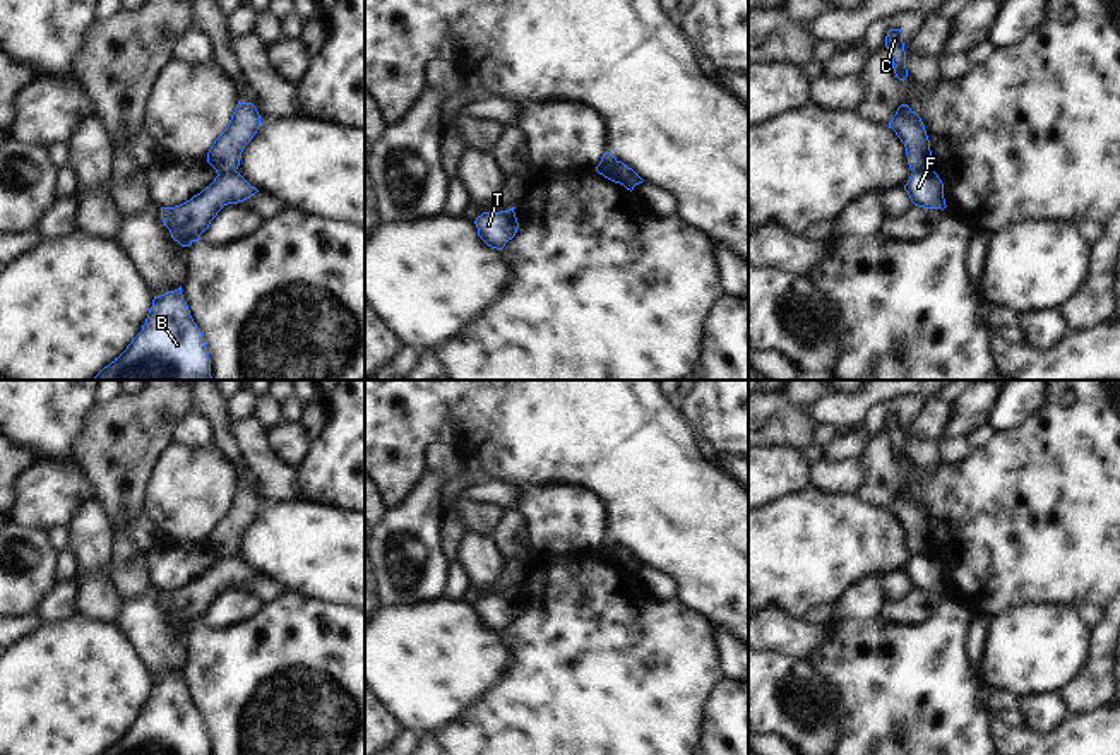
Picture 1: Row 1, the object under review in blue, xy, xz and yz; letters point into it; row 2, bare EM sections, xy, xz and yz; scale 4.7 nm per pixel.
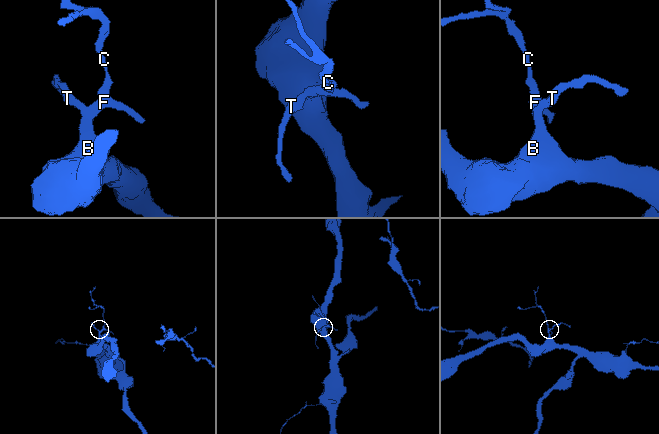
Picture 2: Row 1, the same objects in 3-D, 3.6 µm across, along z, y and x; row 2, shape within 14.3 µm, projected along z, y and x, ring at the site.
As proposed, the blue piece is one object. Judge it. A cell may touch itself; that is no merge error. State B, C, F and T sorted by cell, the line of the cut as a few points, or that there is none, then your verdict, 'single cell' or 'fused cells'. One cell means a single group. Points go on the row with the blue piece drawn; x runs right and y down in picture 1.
B F T / C; cut in xz along (617, 161), (605, 168), (598, 166); fused cells

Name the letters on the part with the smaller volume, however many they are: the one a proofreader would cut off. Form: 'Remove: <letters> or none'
Remove: C

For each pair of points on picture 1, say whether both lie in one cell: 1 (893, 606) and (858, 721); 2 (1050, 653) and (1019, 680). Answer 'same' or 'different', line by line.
1: different
2: same

